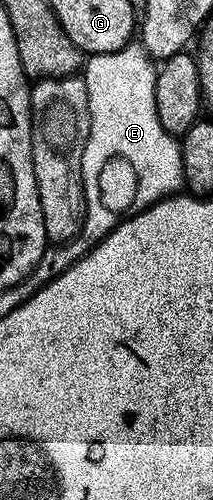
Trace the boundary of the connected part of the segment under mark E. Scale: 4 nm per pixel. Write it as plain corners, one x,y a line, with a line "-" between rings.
137,43
125,45
115,52
90,54
84,62
89,131
81,164
85,218
80,240
102,241
126,217
142,213
156,201
182,188
180,140
164,129
157,114
157,71
154,58

